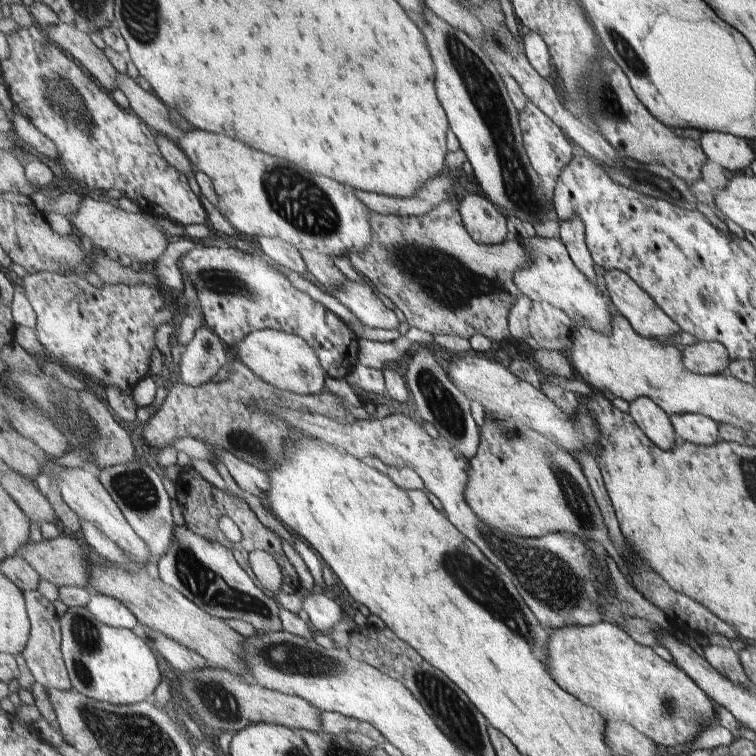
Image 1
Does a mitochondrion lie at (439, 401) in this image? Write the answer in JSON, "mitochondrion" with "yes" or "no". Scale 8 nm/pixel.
{"mitochondrion":"yes"}

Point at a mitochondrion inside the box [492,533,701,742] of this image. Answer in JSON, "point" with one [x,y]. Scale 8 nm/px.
{"point":[667,706]}

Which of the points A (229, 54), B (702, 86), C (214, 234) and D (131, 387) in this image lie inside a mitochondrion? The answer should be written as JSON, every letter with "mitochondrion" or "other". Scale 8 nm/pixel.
{"A":"other","B":"other","C":"other","D":"other"}

